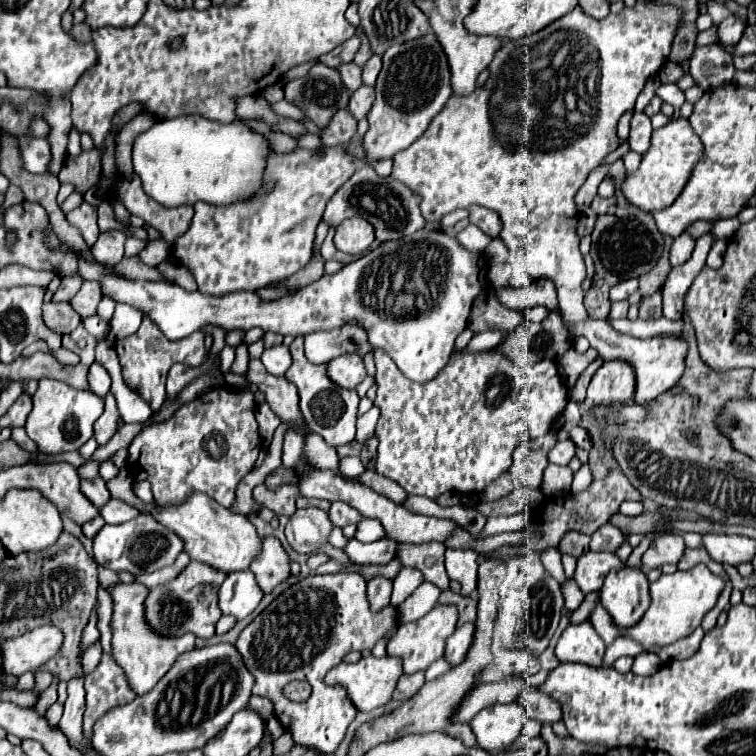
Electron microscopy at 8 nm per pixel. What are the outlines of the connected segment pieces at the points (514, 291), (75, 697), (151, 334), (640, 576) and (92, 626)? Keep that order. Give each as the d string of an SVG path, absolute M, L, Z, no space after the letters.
M539 278L539 280L533 280L529 286L499 288L497 290L497 300L503 306L513 308L513 310L547 306L553 312L553 310L557 310L557 288L555 288L553 280Z
M71 678L67 682L67 702L65 702L65 712L59 722L59 728L63 734L69 738L69 744L73 748L83 748L89 746L89 742L81 736L81 718L85 710L85 690L83 690L83 678Z
M147 316L143 318L135 334L115 342L115 350L119 354L125 384L137 394L141 394L151 404L153 410L157 410L161 406L161 400L165 400L165 378L167 378L171 364L175 362L201 364L207 356L207 350L203 346L203 332L193 332L191 336L183 340L167 340L167 336L163 336L161 330Z
M623 566L621 570L609 572L609 576L605 578L605 584L601 588L601 604L613 616L613 620L619 628L633 626L637 620L641 620L641 616L649 608L649 602L651 602L649 582L647 582L647 574L641 568Z
M95 604L95 608L93 608L93 612L91 612L91 618L89 618L89 624L87 624L85 630L83 630L83 636L81 636L81 654L83 654L91 644L99 642L99 638L101 638L99 628L97 628L97 606L99 606L99 604Z

